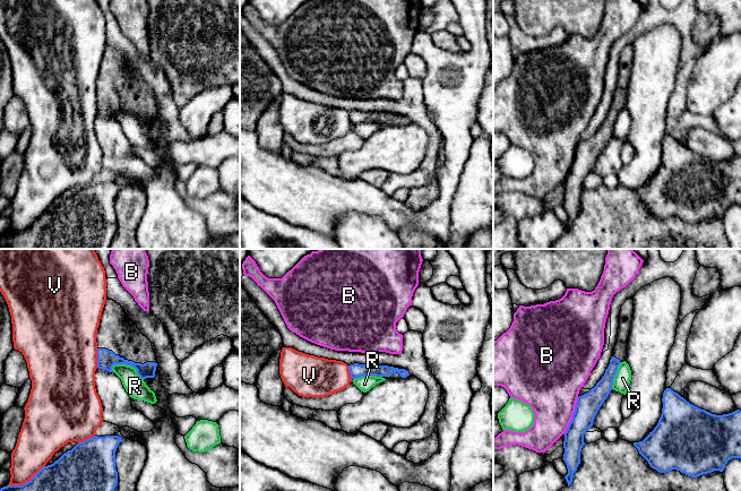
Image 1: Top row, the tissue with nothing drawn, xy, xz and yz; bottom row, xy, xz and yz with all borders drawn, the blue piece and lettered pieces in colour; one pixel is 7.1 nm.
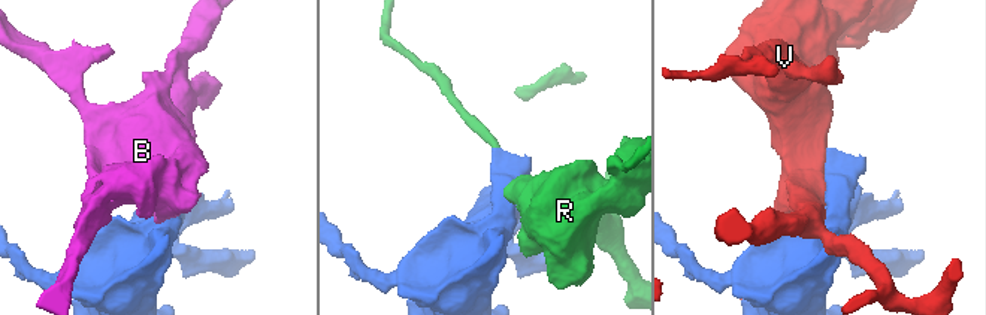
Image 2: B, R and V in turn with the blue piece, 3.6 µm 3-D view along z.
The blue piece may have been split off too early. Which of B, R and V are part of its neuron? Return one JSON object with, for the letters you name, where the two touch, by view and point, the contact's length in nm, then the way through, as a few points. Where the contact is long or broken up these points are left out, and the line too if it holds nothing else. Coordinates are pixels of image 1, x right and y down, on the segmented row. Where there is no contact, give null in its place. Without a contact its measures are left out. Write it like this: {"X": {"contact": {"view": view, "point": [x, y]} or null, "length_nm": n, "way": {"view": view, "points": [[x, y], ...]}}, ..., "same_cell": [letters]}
{"same_cell": []}

